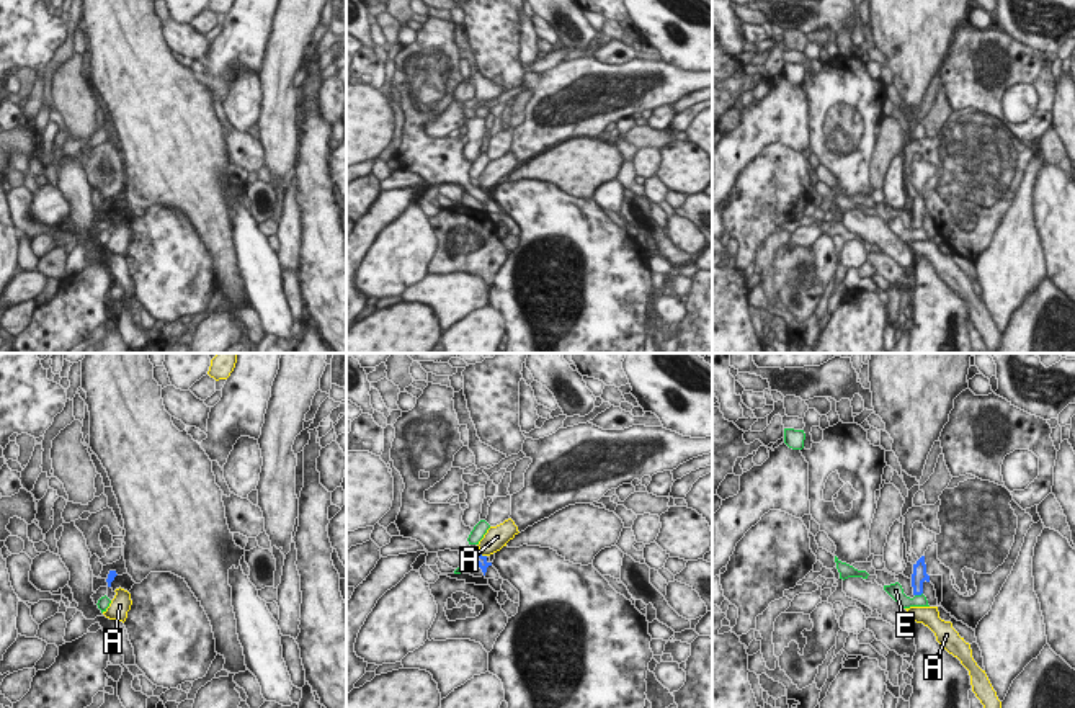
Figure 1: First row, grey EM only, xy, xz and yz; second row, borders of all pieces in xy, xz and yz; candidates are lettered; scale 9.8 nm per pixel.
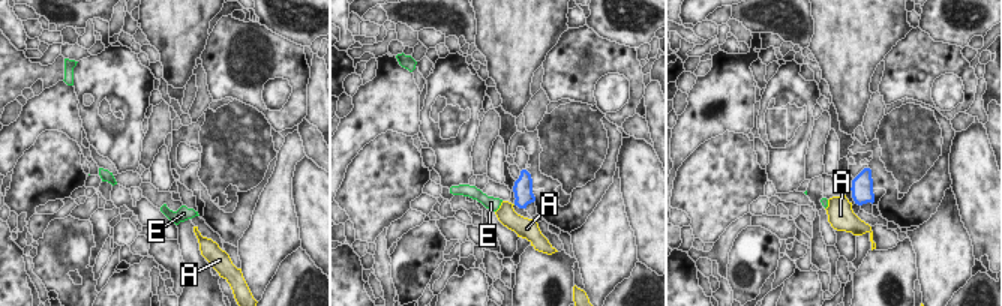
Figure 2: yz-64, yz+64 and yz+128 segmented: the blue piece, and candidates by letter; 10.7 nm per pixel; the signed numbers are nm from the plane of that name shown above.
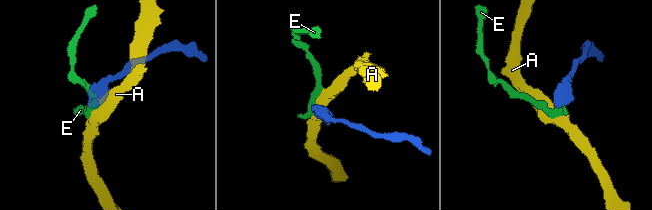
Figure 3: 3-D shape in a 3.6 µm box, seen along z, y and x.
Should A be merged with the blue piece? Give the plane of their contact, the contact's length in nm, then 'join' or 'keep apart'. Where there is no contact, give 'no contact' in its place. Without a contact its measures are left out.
xz | 70 nm | keep apart

